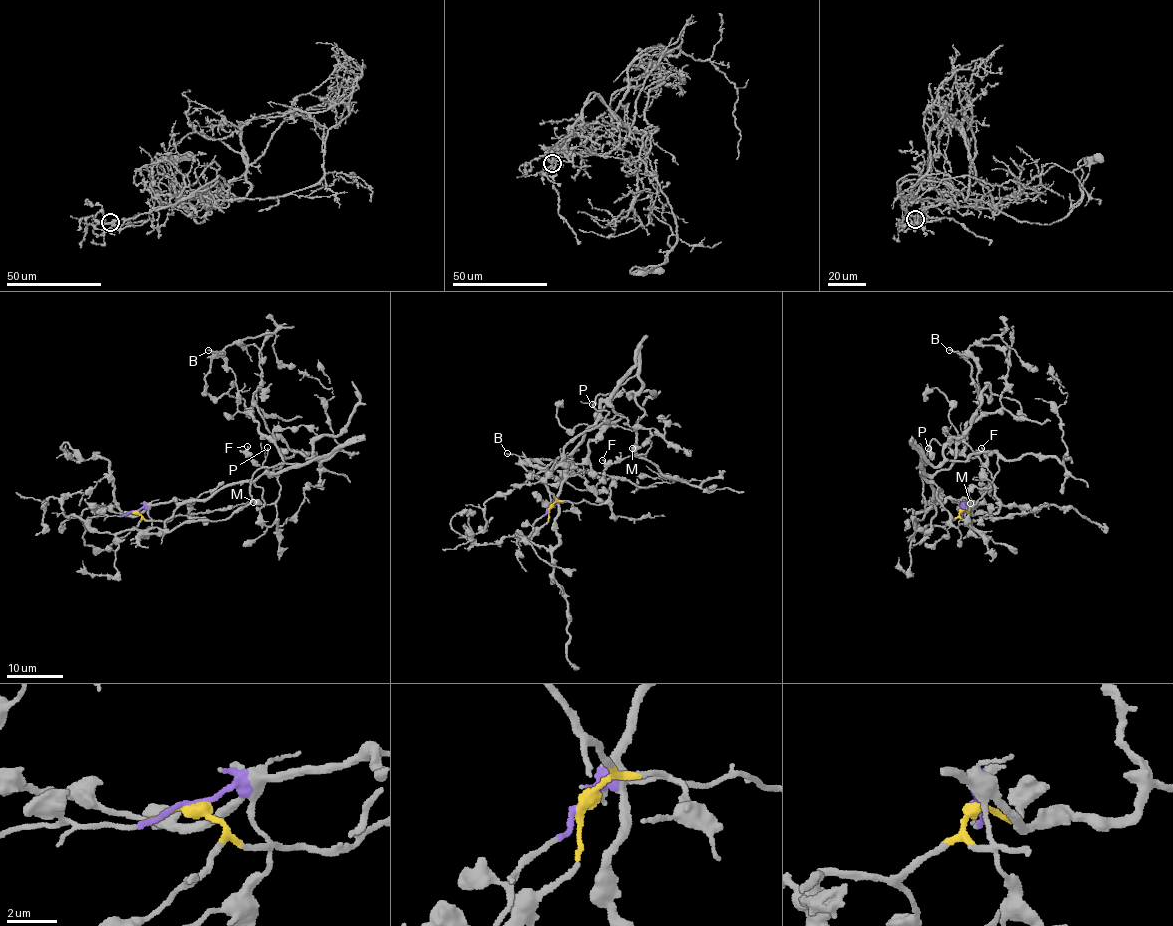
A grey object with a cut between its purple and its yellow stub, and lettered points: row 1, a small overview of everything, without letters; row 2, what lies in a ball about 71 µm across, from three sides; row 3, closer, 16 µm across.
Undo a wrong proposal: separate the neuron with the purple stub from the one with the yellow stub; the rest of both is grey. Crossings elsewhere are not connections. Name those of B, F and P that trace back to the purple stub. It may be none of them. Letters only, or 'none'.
B

